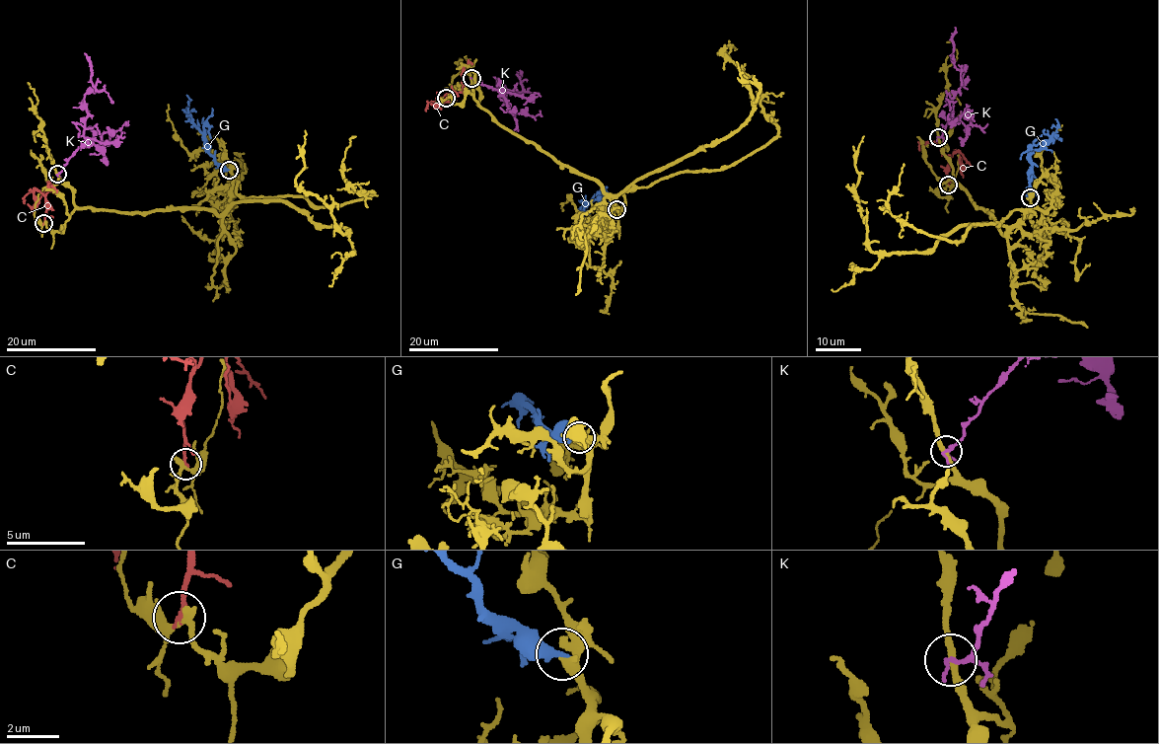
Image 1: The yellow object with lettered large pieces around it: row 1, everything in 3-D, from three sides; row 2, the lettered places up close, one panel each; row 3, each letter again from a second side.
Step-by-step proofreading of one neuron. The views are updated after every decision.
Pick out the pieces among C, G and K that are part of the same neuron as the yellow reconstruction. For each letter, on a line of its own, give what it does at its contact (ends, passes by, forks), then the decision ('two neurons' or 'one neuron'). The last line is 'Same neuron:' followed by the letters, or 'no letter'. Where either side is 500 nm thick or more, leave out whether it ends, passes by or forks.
C: it ends | two neurons
G: it ends | one neuron
K: it passes by | two neurons
Same neuron: G

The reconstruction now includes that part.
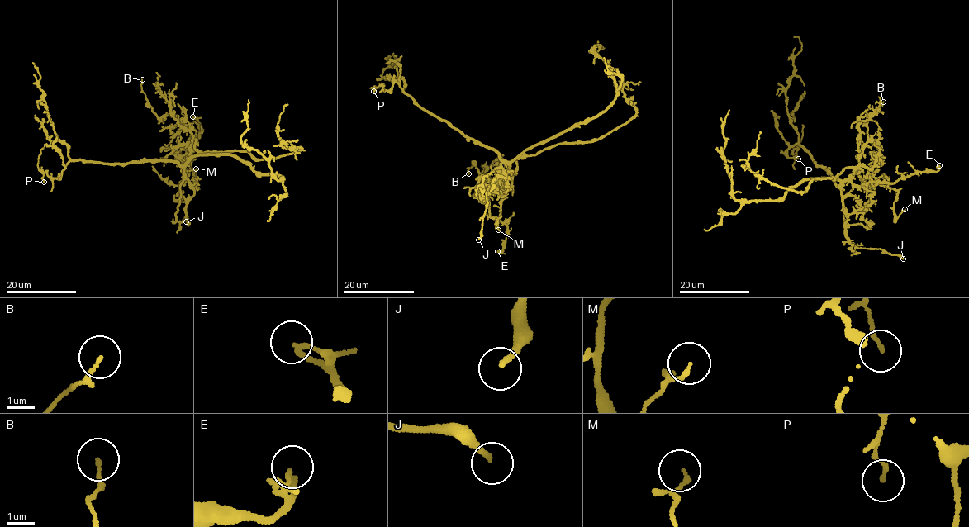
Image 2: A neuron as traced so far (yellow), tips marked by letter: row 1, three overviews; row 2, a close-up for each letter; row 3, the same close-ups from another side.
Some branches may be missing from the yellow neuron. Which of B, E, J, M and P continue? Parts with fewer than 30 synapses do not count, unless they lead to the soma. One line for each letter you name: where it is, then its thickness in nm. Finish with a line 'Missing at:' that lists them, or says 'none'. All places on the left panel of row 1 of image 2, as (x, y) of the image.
J: Place: (186, 221). Thickness 190 nm
Missing at: J

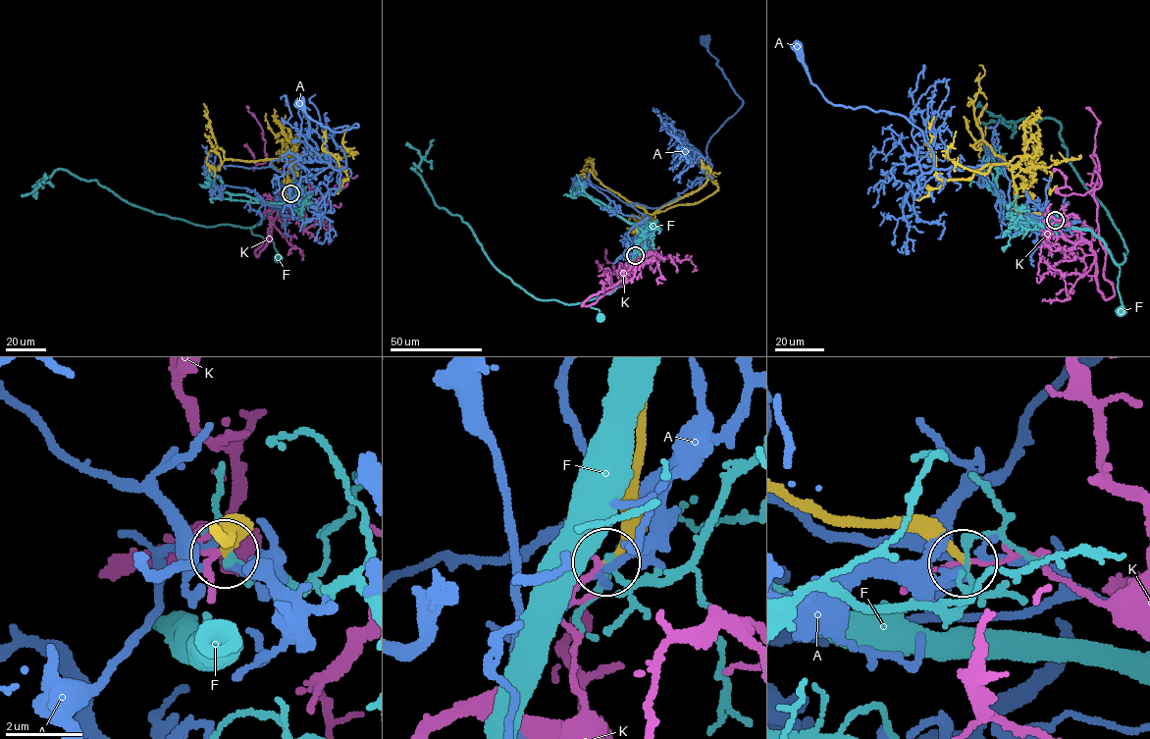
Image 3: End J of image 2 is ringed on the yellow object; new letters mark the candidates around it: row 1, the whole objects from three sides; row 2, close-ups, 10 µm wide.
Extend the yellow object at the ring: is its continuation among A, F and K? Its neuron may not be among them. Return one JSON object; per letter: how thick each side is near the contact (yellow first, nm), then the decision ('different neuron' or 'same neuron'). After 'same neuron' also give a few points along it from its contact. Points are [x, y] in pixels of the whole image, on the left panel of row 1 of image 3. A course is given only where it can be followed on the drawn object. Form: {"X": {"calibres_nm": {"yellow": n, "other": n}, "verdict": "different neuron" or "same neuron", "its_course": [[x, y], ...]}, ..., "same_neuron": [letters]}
{"A": {"calibres_nm": {"yellow": 240, "other": 130}, "verdict": "different neuron"}, "F": {"calibres_nm": {"yellow": 280, "other": 170}, "verdict": "different neuron"}, "K": {"calibres_nm": {"yellow": 200, "other": 120}, "verdict": "different neuron"}, "same_neuron": []}

